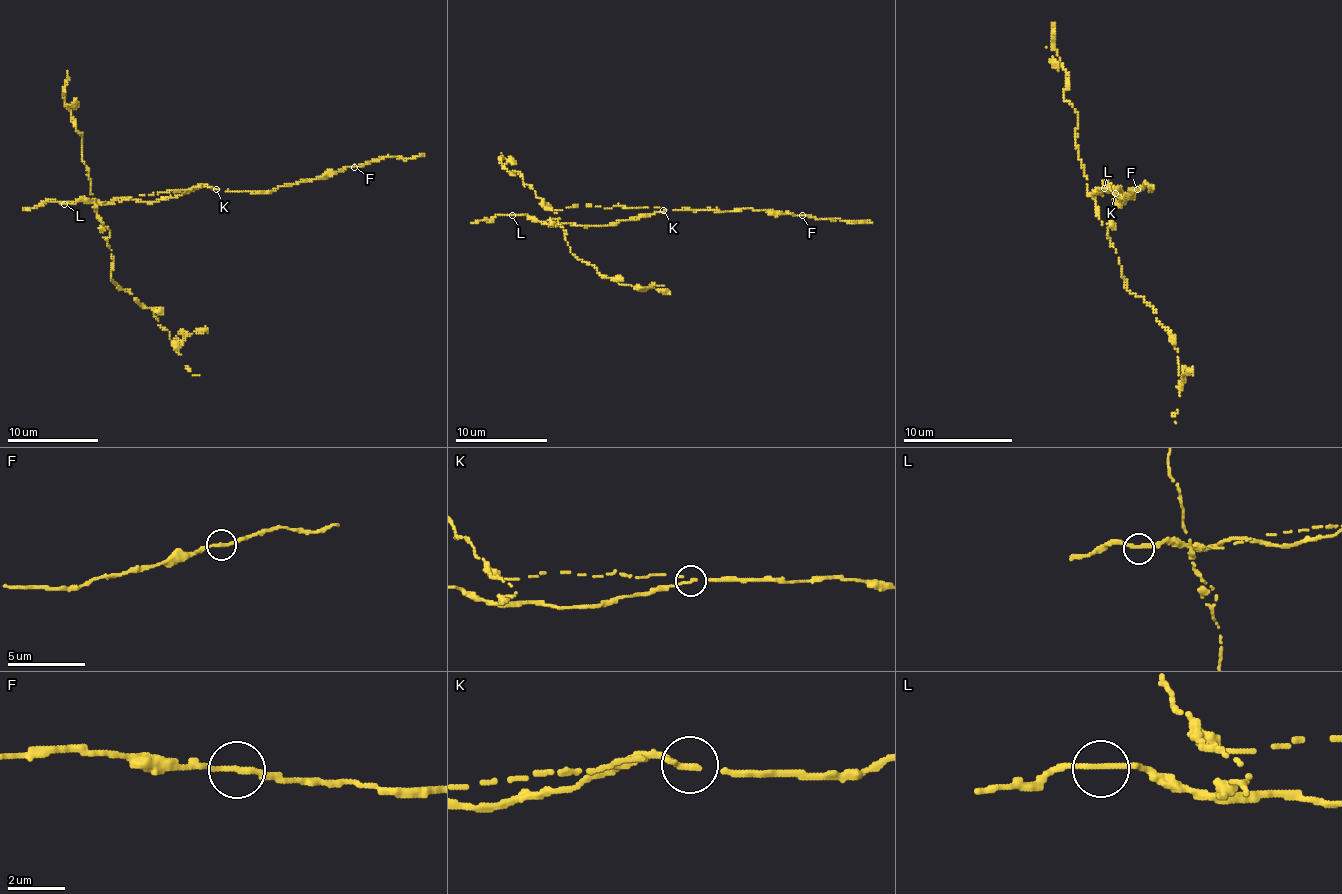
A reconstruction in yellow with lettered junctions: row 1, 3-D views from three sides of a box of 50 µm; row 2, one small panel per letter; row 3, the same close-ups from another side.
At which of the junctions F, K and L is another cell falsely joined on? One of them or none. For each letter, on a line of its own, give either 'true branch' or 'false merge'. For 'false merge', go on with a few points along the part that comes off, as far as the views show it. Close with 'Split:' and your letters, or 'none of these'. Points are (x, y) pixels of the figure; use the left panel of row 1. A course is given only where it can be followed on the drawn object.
F: true branch
K: false merge; course (217, 189), (140, 195), (97, 207), (97, 218), (110, 230), (111, 276), (154, 312), (192, 375), (199, 375)
L: true branch
Split: K

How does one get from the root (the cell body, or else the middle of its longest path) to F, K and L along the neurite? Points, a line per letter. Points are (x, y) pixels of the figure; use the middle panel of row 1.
F: (587, 204), (605, 208), (645, 207), (645, 214), (666, 210), (726, 212), (753, 208), (802, 215)
K: (587, 204), (605, 208), (645, 207), (645, 214), (664, 210)
L: (587, 204), (605, 208), (645, 207), (645, 214), (608, 226), (541, 224), (525, 215), (512, 215)

